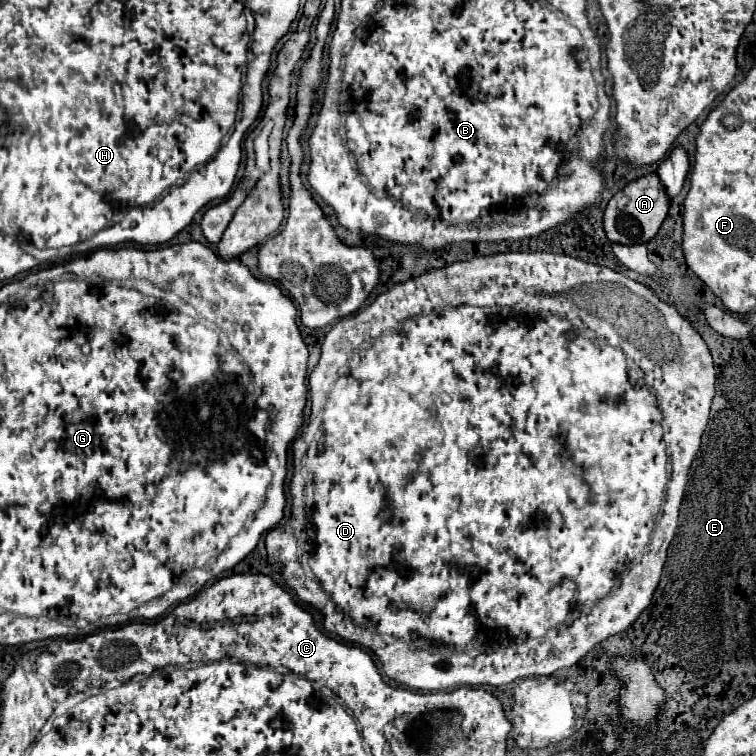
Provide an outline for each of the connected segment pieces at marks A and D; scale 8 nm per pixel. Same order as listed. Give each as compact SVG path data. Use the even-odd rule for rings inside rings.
M645 175L629 183L615 197L611 197L603 215L603 227L611 243L619 245L649 243L657 235L661 223L665 221L667 211L669 211L669 199L665 195L665 189L661 187L661 181L657 179L657 175Z
M499 253L499 255L491 255L491 257L475 257L471 261L459 261L459 263L447 265L443 269L429 271L429 273L425 273L417 279L411 279L407 283L399 283L399 285L391 287L389 291L381 293L363 311L339 321L323 339L321 359L309 377L309 387L311 387L311 419L309 419L309 425L303 427L301 435L293 443L295 473L291 479L291 495L293 495L291 519L283 527L271 529L267 533L267 537L265 537L267 553L269 553L269 557L273 557L273 555L279 557L281 573L283 573L287 587L291 587L301 601L323 611L323 615L325 615L323 623L325 623L325 629L329 633L339 635L353 645L361 645L361 647L371 649L379 657L379 661L383 663L383 671L387 673L387 677L391 677L391 679L395 679L407 687L415 687L415 689L423 689L423 691L439 691L439 689L455 689L455 687L463 687L463 685L469 685L469 687L475 687L475 685L507 685L519 677L551 675L557 669L575 665L597 643L601 643L603 639L607 639L615 633L625 631L641 615L641 611L651 603L653 591L657 589L657 583L659 583L661 571L663 571L663 563L667 557L667 547L669 547L669 543L675 535L675 529L678 527L679 510L684 497L685 483L687 483L687 471L695 459L695 453L699 451L701 435L709 423L709 407L711 407L713 399L703 399L703 395L715 395L715 367L713 367L711 353L709 353L705 341L701 339L701 335L691 327L691 323L685 317L681 317L677 313L677 309L673 305L661 301L649 287L645 287L645 285L641 285L641 283L637 283L637 281L633 281L633 279L629 279L629 277L625 277L625 275L621 275L609 267L585 263L581 259L575 259L575 257L569 257L563 253ZM665 445L667 445L667 455L669 455L669 475L665 469L667 467Z

